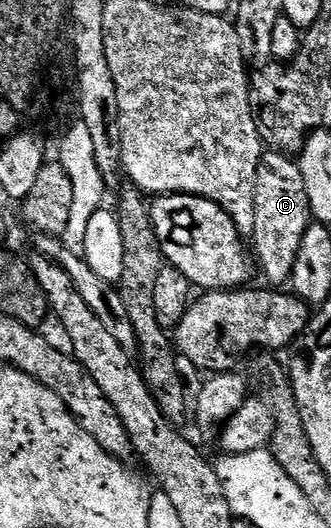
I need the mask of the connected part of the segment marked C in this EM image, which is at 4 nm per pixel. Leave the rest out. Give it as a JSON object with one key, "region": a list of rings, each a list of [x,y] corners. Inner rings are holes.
{"region":[[[273,149],[262,156],[258,167],[258,188],[254,202],[256,221],[254,222],[253,250],[256,259],[262,262],[267,284],[286,285],[291,282],[294,266],[300,253],[301,242],[312,224],[308,189],[304,185],[304,173],[291,156]]]}

